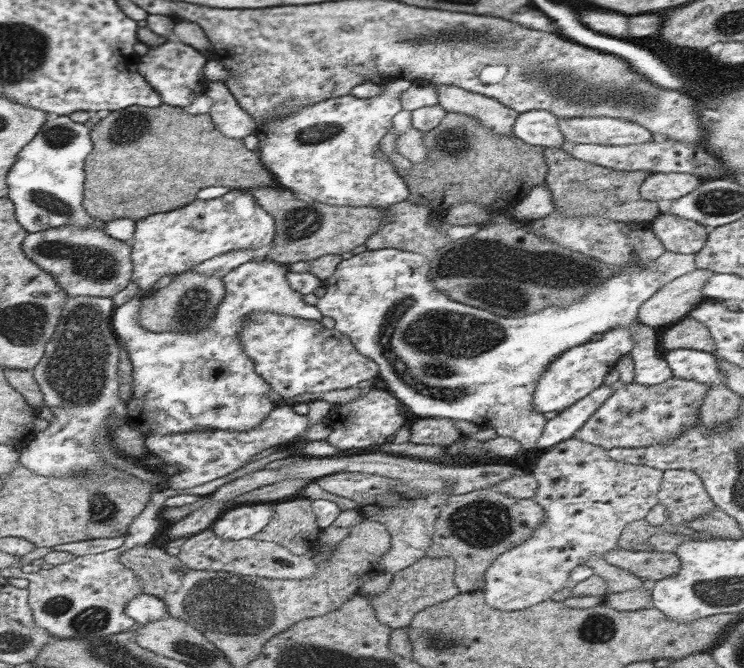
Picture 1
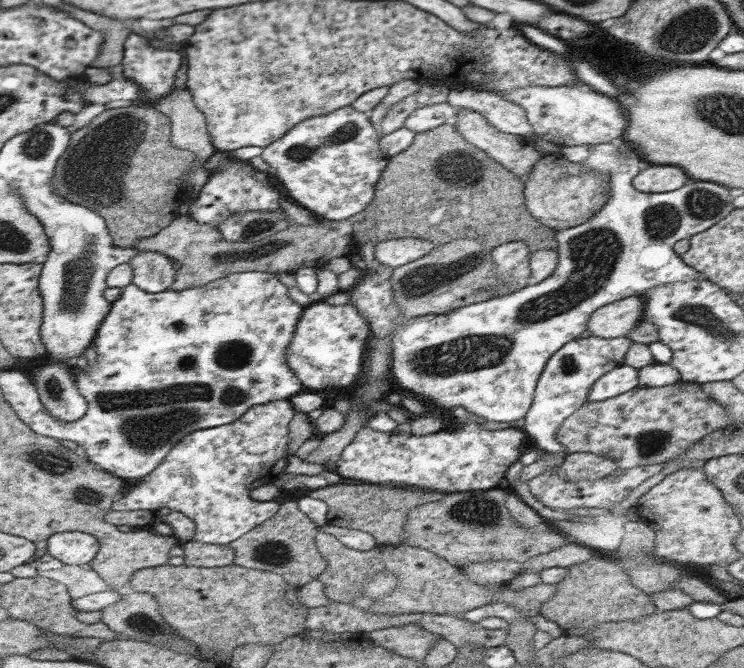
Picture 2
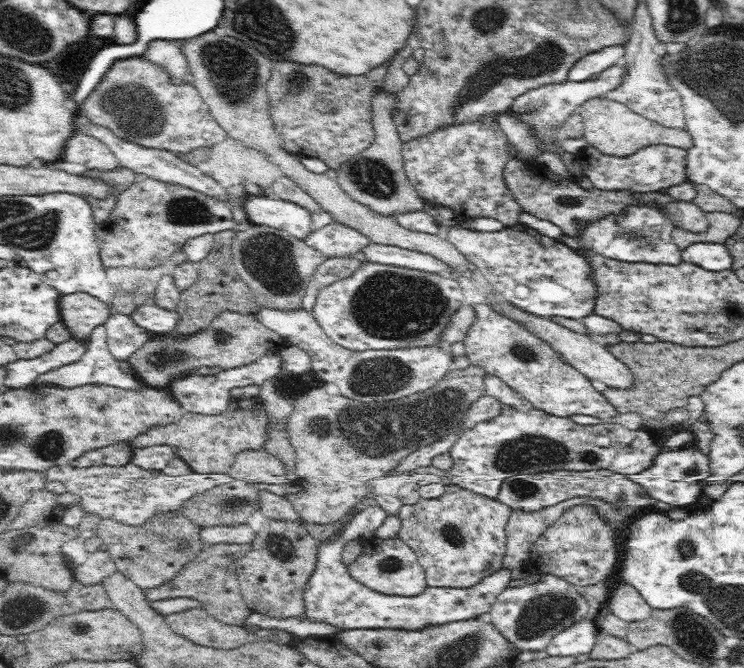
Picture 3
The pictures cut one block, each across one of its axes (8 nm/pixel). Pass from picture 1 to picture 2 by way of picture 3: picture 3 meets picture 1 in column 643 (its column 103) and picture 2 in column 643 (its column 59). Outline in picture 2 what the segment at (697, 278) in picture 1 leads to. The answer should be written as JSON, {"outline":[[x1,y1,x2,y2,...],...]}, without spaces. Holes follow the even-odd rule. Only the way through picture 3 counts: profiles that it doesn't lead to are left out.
{"outline":[[641,296,607,304,590,317,588,334,604,338,626,337,643,320,644,308,644,298]]}

